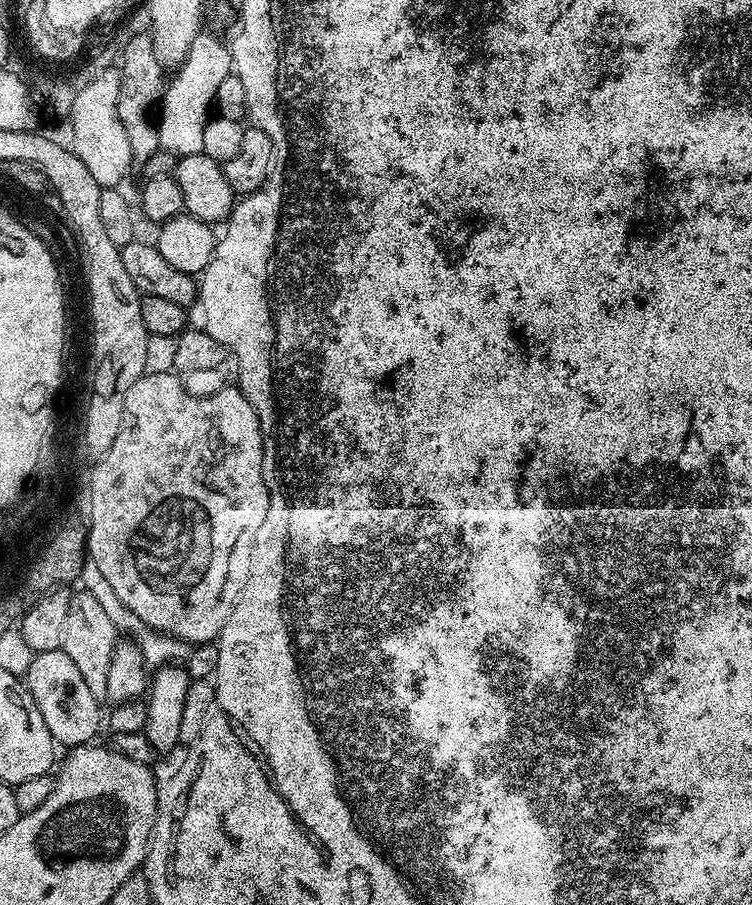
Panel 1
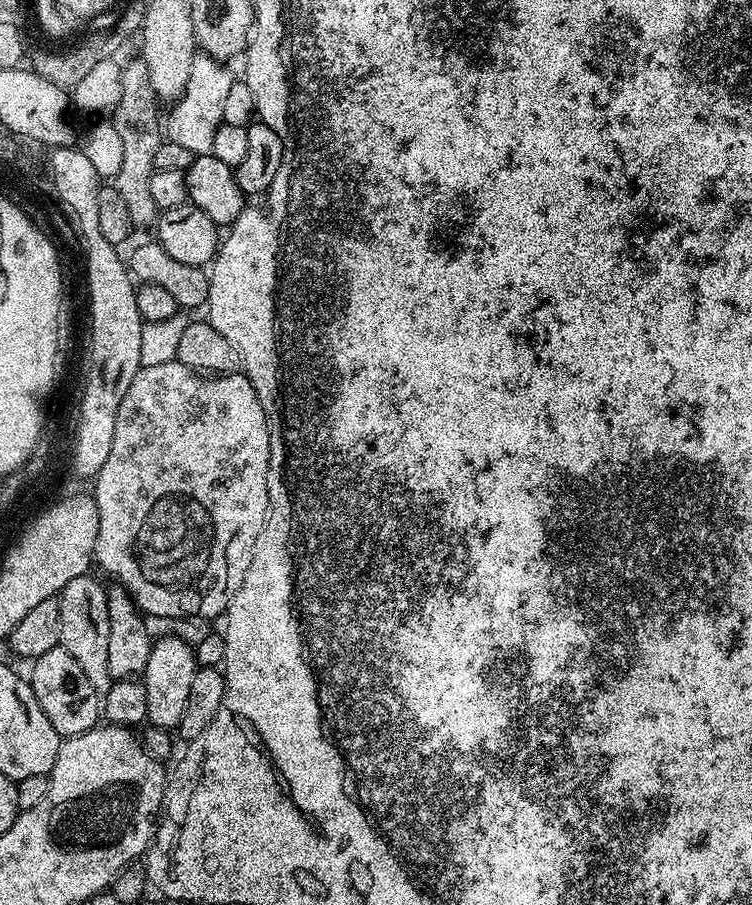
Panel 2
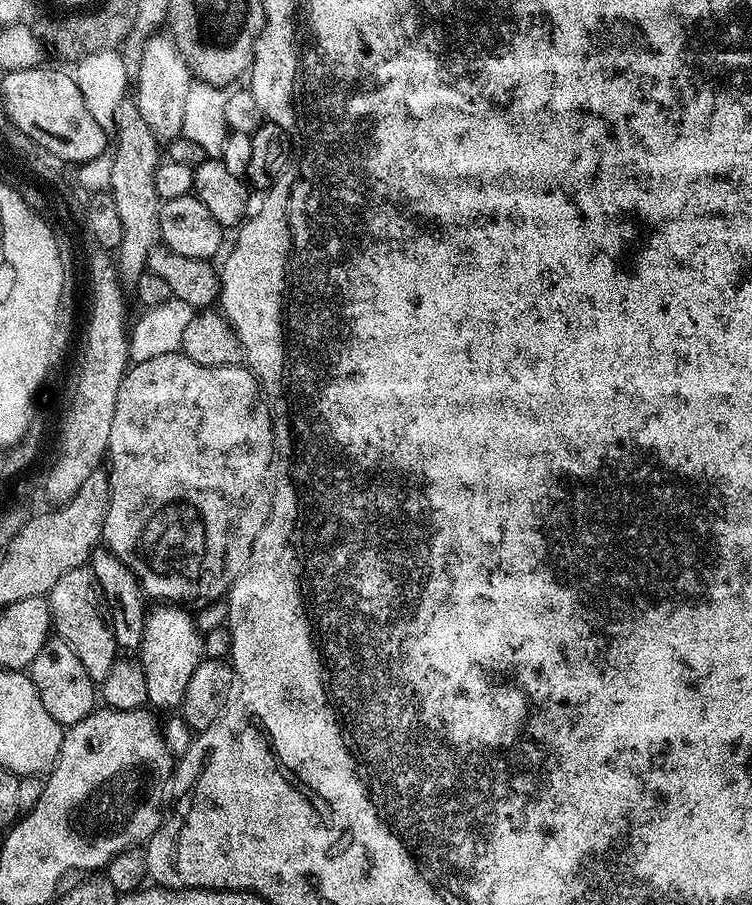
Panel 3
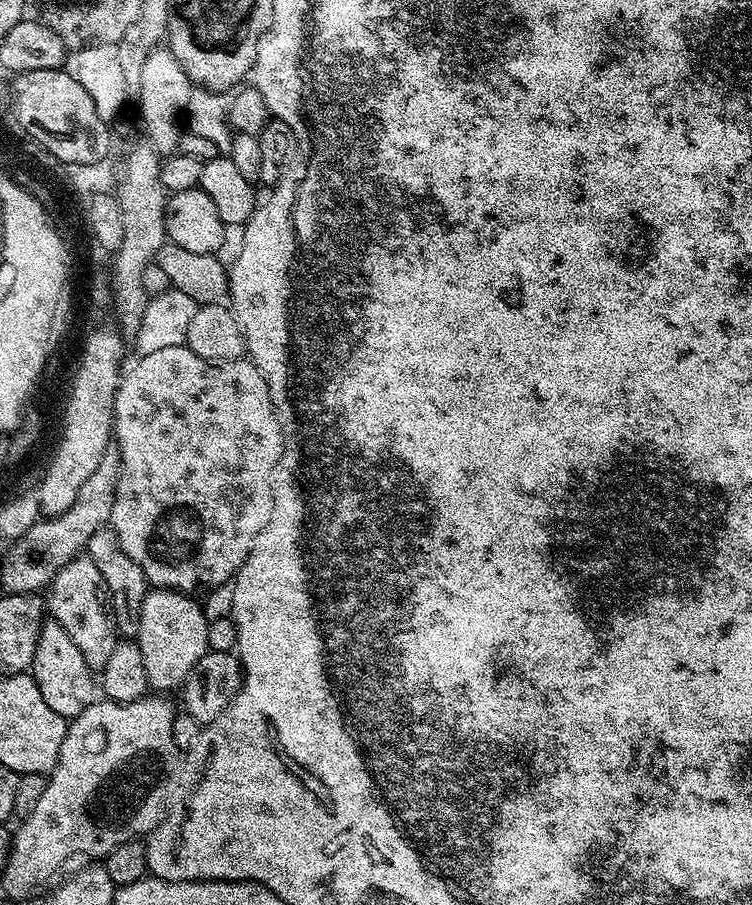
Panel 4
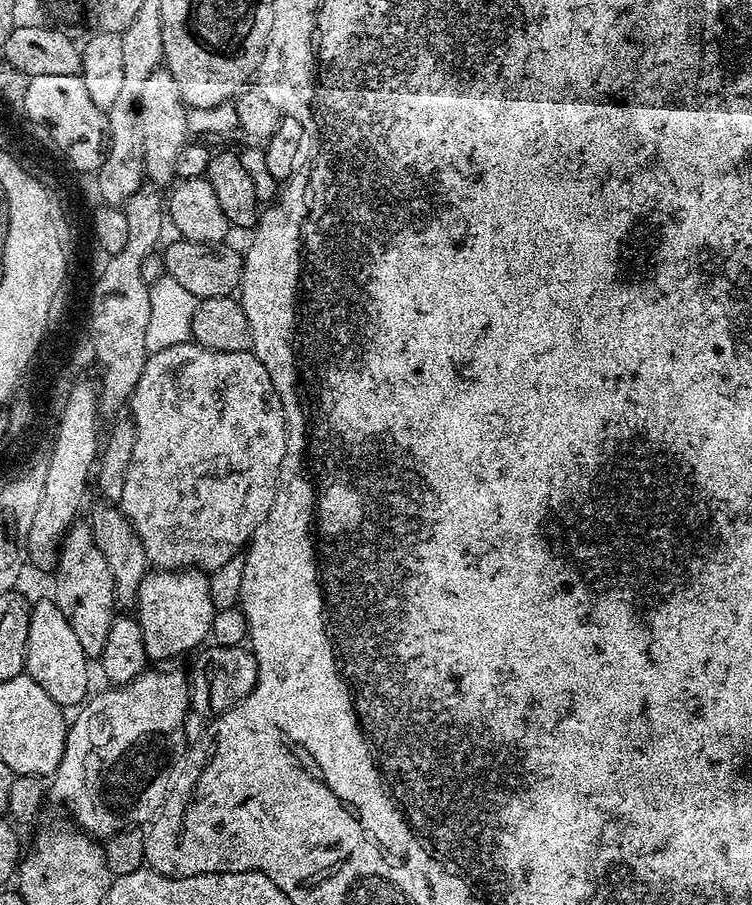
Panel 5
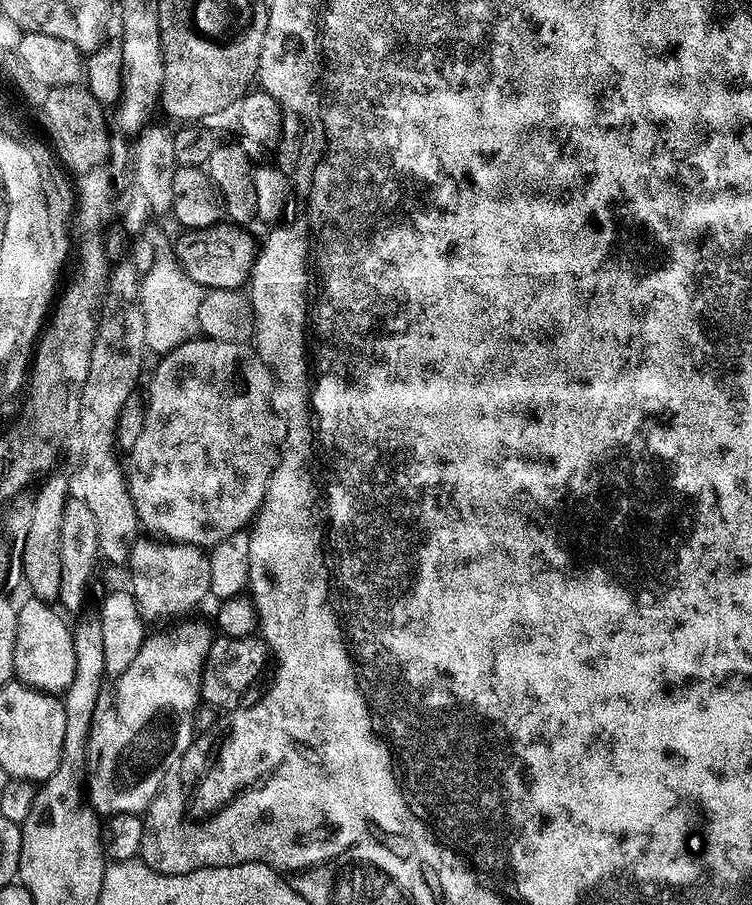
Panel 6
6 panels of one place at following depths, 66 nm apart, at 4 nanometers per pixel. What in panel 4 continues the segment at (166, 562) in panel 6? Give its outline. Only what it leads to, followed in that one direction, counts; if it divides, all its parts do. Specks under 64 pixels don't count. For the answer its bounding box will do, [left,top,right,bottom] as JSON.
[134,588,210,694]

